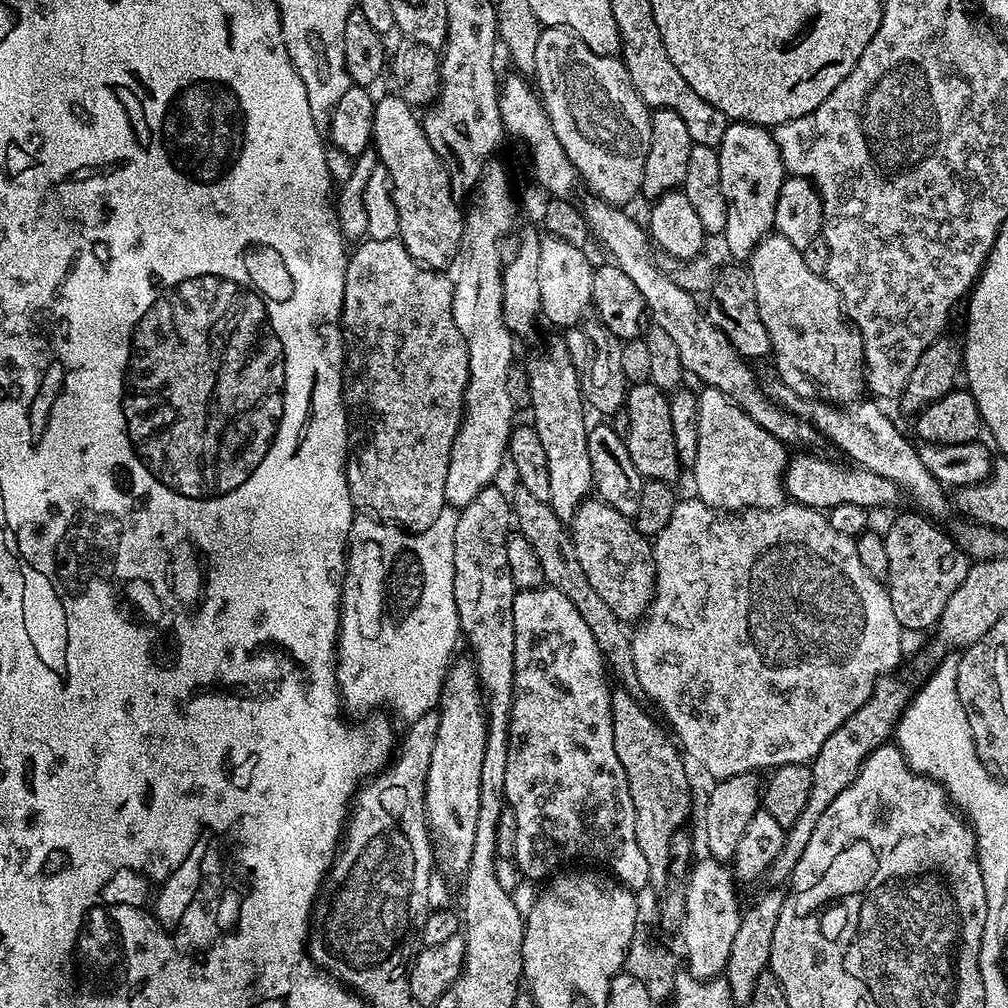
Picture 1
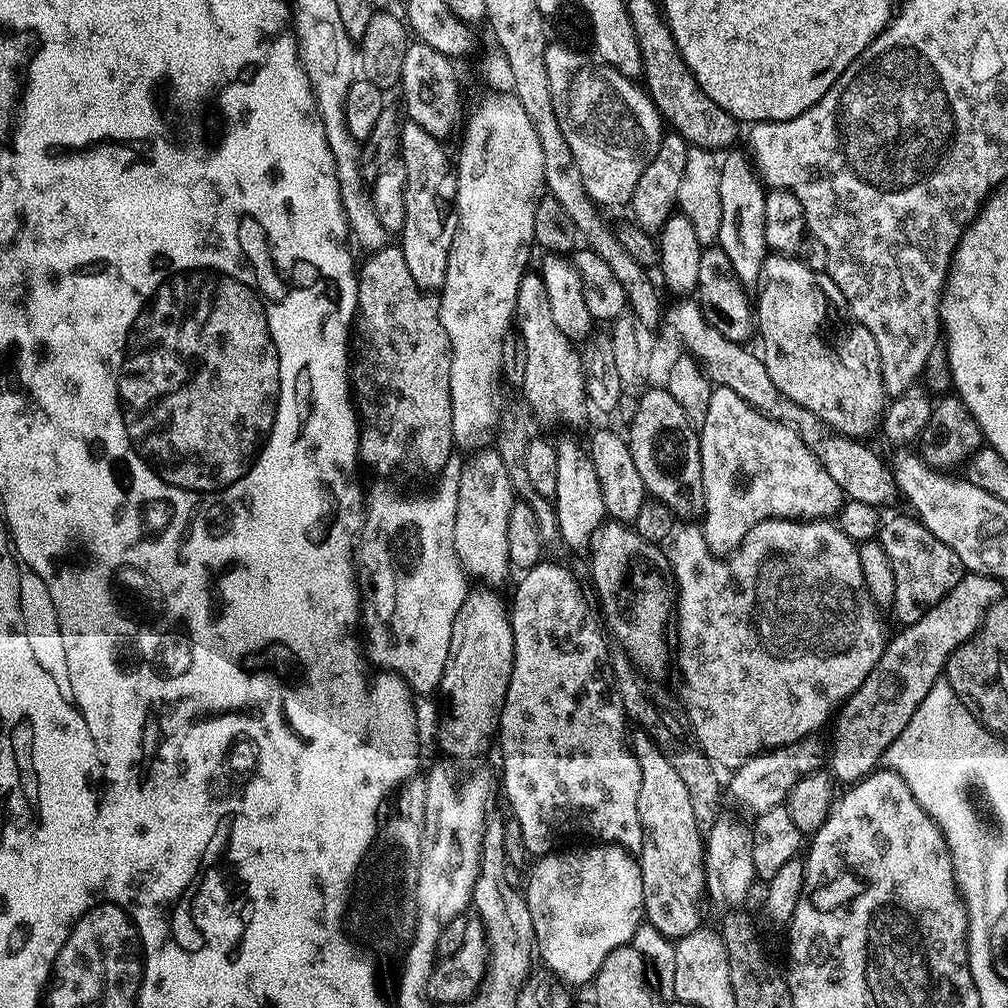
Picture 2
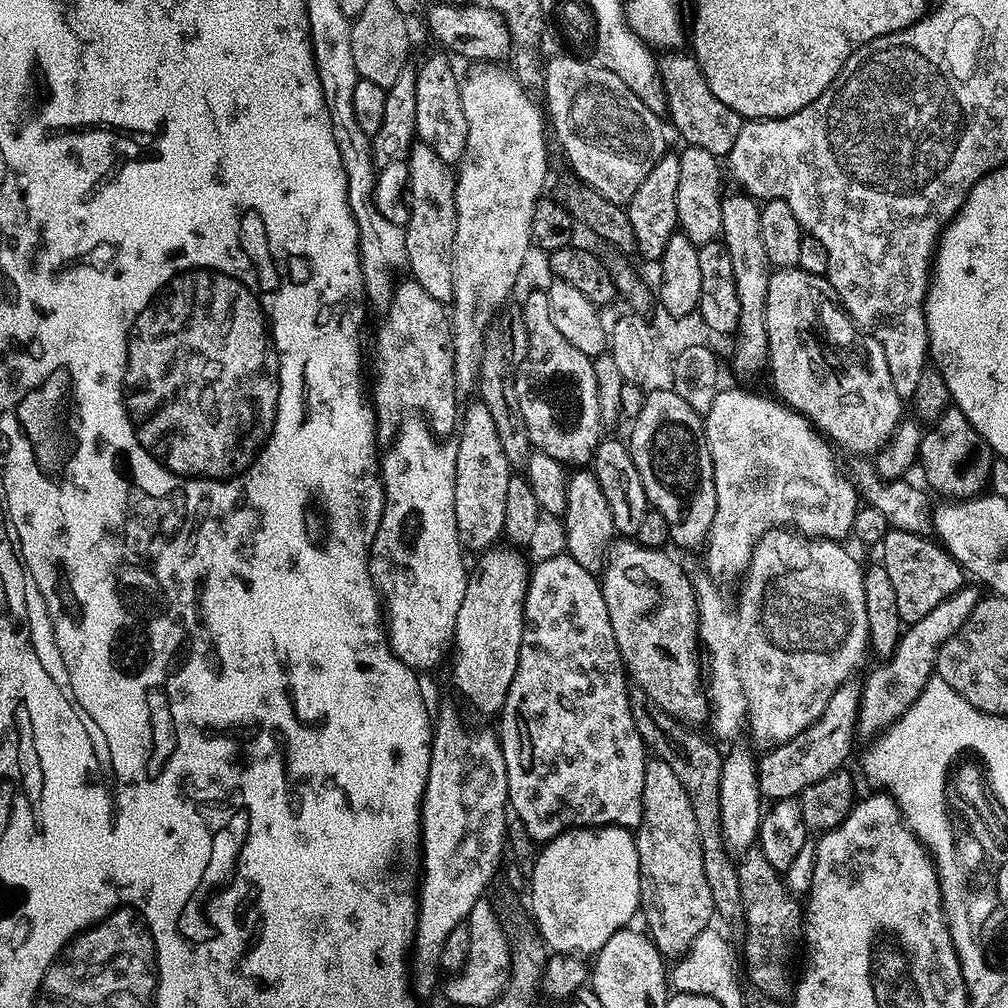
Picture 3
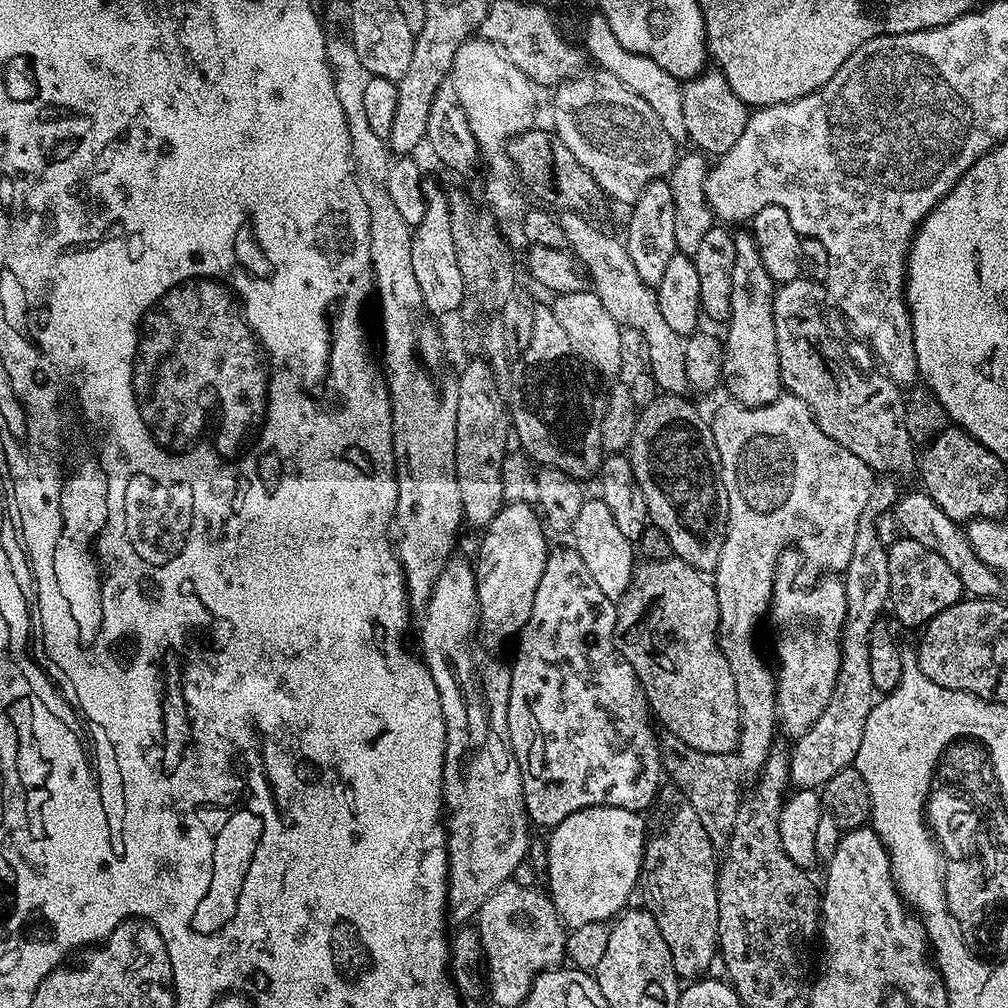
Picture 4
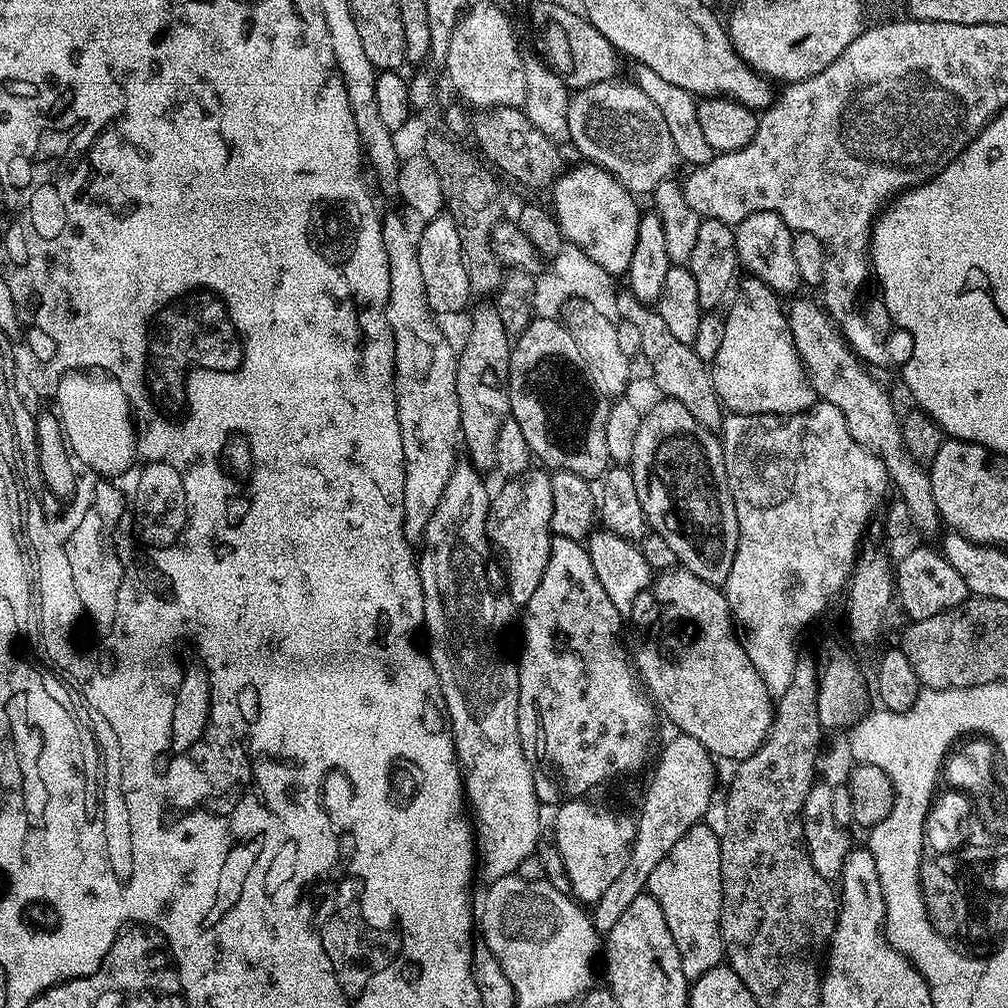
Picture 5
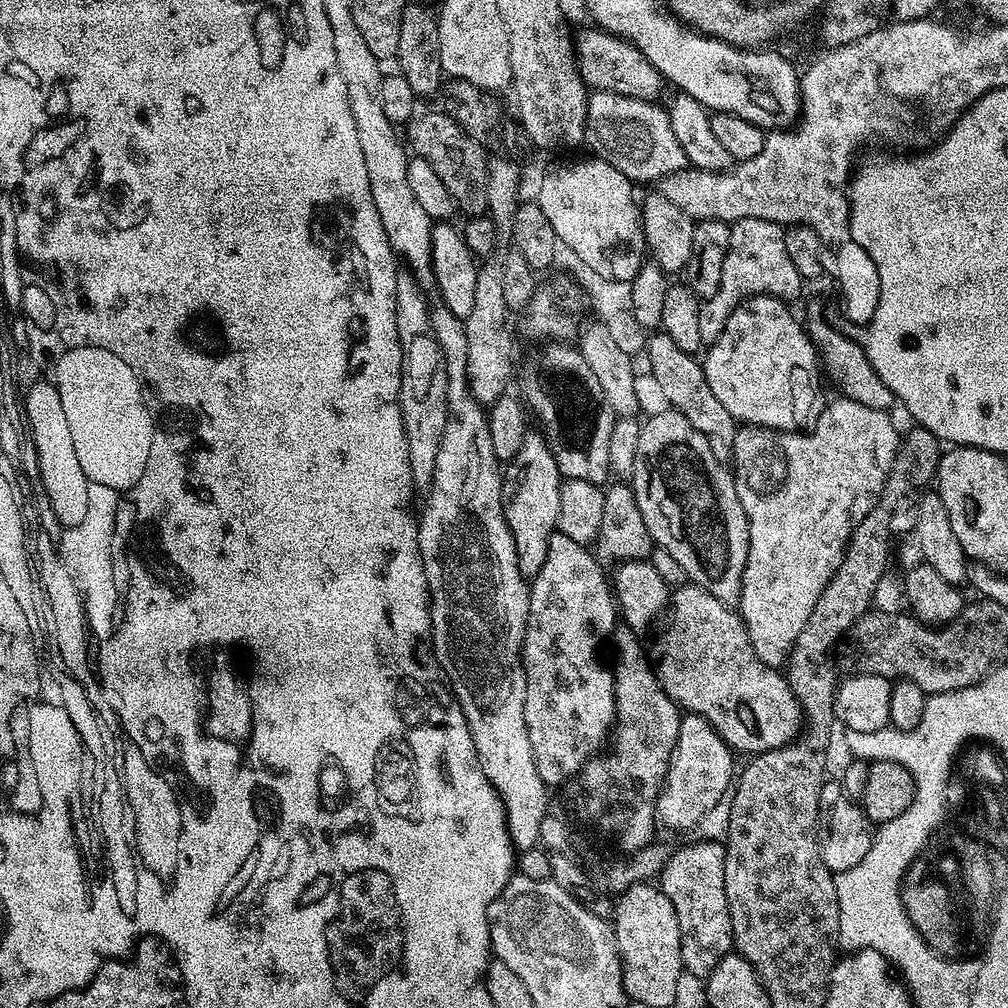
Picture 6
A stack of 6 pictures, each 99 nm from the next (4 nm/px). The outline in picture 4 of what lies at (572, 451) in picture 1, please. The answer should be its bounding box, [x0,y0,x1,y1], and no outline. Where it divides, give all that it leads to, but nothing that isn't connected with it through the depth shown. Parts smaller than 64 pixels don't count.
[570,499,634,602]

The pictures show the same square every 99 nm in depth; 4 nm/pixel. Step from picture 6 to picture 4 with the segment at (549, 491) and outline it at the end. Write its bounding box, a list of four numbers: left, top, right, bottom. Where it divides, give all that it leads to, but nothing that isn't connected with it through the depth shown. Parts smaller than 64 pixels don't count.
[474,503,550,640]

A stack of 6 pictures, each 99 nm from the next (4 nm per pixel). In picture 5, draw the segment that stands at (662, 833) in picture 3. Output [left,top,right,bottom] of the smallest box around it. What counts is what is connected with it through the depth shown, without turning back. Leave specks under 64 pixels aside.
[646,822,725,982]

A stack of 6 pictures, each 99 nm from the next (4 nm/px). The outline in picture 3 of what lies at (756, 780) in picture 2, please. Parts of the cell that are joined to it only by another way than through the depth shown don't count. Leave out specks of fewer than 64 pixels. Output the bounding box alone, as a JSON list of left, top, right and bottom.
[758,679,860,801]

